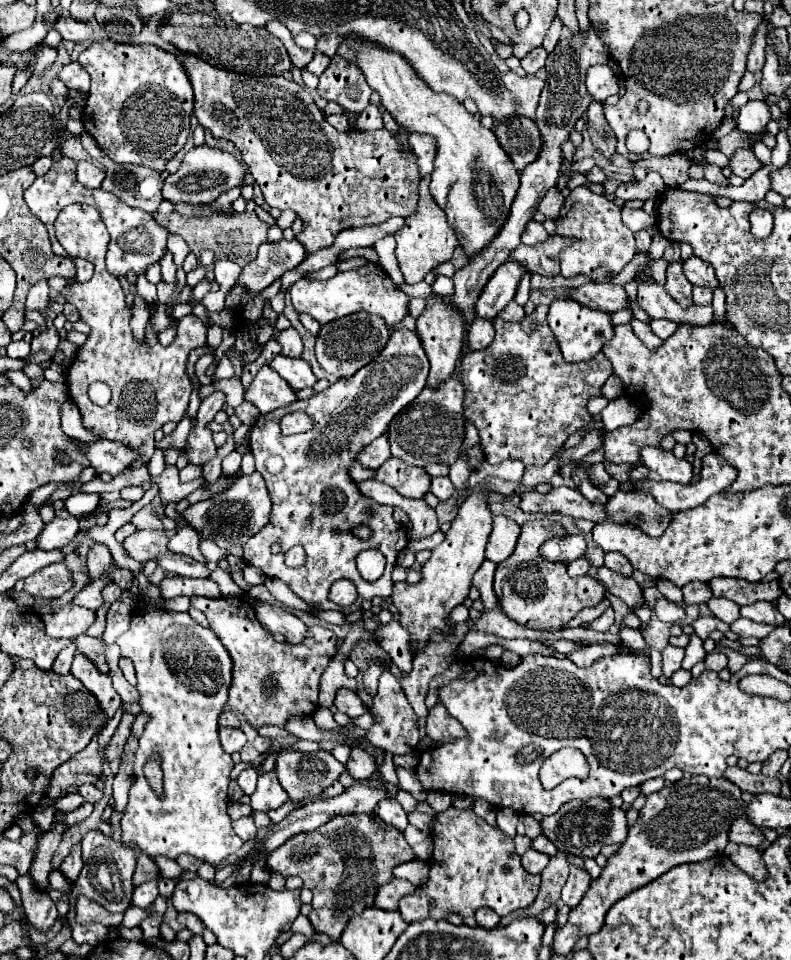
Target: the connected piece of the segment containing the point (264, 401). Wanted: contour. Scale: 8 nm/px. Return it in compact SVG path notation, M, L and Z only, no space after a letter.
M262 366L254 376L250 388L244 390L244 400L252 402L262 414L288 406L296 400L294 390L270 366Z

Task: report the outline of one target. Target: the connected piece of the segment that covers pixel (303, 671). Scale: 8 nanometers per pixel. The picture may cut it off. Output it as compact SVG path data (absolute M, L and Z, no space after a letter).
M192 596L192 608L206 614L210 628L216 632L228 654L232 656L232 684L230 684L230 710L246 716L246 720L260 728L274 724L284 728L292 716L310 716L318 708L320 676L330 660L338 654L336 634L326 626L310 626L300 644L280 644L256 620L254 608L246 596L220 596L204 598Z

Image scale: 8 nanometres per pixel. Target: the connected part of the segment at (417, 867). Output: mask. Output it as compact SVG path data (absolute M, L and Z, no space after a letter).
M410 860L408 864L398 864L394 870L396 878L406 878L408 882L420 886L424 884L424 880L428 880L428 864L422 860Z

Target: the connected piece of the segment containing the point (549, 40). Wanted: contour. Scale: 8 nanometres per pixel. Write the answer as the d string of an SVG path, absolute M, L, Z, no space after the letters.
M556 18L550 26L550 30L546 32L546 38L544 38L544 48L546 52L552 52L554 46L558 44L558 38L560 38L560 30L562 30L562 22Z

